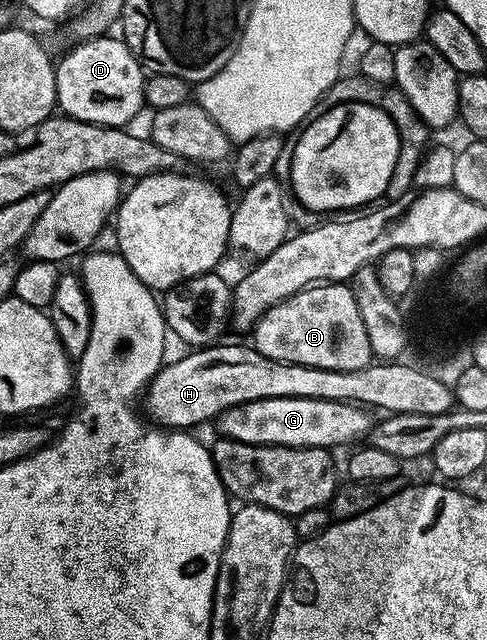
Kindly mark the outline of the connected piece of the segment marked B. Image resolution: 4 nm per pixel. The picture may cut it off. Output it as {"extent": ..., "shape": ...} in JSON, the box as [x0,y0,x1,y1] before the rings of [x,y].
{"extent":[252,282,373,370],"shape":[[[322,282],[275,304],[256,325],[252,340],[264,357],[320,369],[356,370],[366,367],[373,353],[353,292],[344,282]]]}

